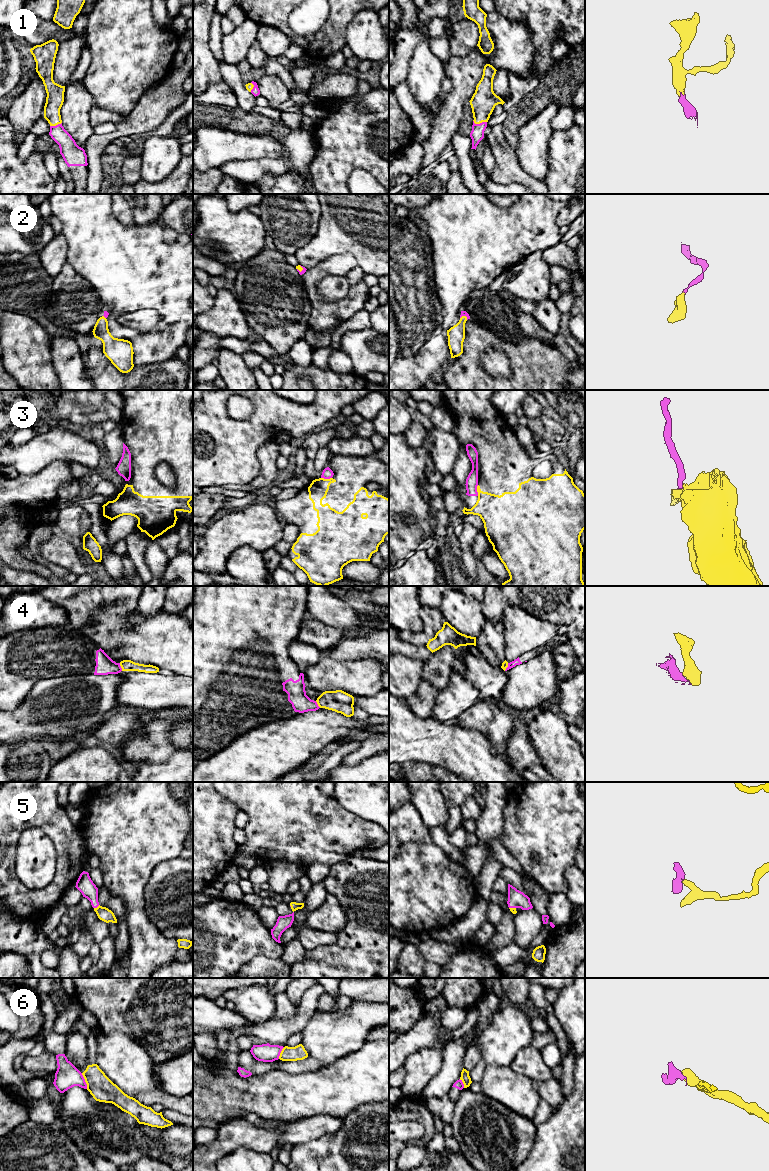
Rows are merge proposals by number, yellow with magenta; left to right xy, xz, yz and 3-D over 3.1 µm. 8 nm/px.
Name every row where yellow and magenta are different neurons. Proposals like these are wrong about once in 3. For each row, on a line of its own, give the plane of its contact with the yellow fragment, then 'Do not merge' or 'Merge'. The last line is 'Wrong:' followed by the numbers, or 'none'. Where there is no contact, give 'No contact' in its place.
1: Touches yellow in yz. Merge
2: Touches yellow in xz. Merge
3: Touches yellow in xz. Do not merge
4: Touches yellow in xy. Do not merge
5: Touches yellow in xy. Merge
6: Touches yellow in xy. Do not merge
Wrong: 3, 4, 6

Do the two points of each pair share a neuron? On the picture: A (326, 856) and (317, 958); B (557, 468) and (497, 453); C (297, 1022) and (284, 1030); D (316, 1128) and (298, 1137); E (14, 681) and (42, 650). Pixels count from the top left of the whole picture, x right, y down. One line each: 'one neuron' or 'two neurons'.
A: two neurons
B: one neuron
C: one neuron
D: one neuron
E: one neuron

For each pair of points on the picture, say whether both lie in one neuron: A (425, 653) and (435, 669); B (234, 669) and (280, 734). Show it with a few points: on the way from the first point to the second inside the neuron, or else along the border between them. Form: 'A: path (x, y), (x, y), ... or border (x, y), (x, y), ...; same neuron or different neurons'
A: border (449, 645), (443, 645), (435, 650), (424, 663); different neurons
B: border (293, 713), (282, 719), (260, 724), (249, 731); different neurons

